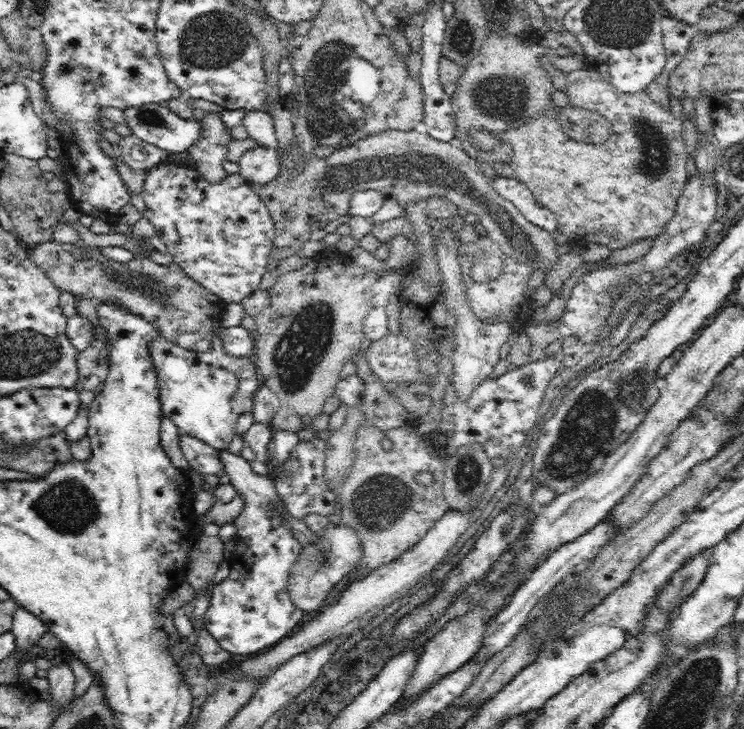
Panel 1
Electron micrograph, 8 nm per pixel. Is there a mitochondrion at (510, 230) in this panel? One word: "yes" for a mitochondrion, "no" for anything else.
yes

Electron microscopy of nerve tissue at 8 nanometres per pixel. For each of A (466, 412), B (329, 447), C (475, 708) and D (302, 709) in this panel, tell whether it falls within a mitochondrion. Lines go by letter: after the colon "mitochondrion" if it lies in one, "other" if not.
A: other
B: other
C: other
D: other

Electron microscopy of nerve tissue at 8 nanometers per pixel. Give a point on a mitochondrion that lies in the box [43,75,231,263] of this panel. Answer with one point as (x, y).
(150, 118)

